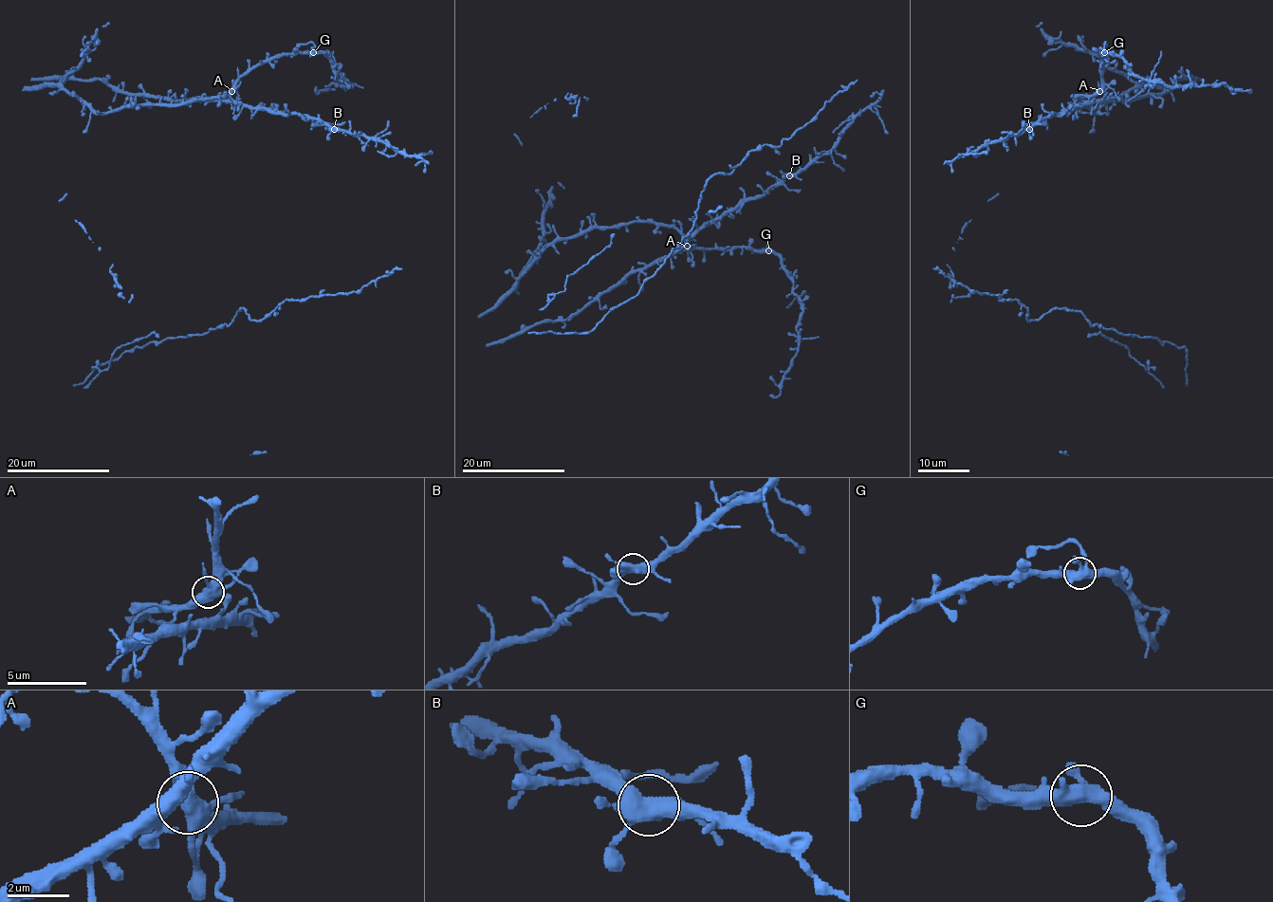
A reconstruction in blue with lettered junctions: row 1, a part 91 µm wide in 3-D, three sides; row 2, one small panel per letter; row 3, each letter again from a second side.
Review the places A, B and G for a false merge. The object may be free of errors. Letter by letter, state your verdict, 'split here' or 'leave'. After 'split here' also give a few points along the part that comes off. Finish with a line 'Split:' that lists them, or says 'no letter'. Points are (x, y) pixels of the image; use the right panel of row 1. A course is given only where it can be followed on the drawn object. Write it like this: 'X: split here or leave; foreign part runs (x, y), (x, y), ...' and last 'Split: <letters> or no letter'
A: leave
B: leave
G: leave
Split: no letter

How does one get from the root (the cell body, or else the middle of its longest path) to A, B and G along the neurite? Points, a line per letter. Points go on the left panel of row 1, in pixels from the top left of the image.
A: (423, 173), (419, 157), (399, 154), (374, 138), (331, 130), (298, 114), (249, 108), (230, 99), (231, 91)
B: (423, 173), (425, 162), (419, 157), (399, 154), (389, 144), (374, 138), (334, 129)
G: (423, 173), (419, 157), (374, 138), (331, 130), (298, 114), (249, 108), (229, 97), (258, 64), (313, 52)

